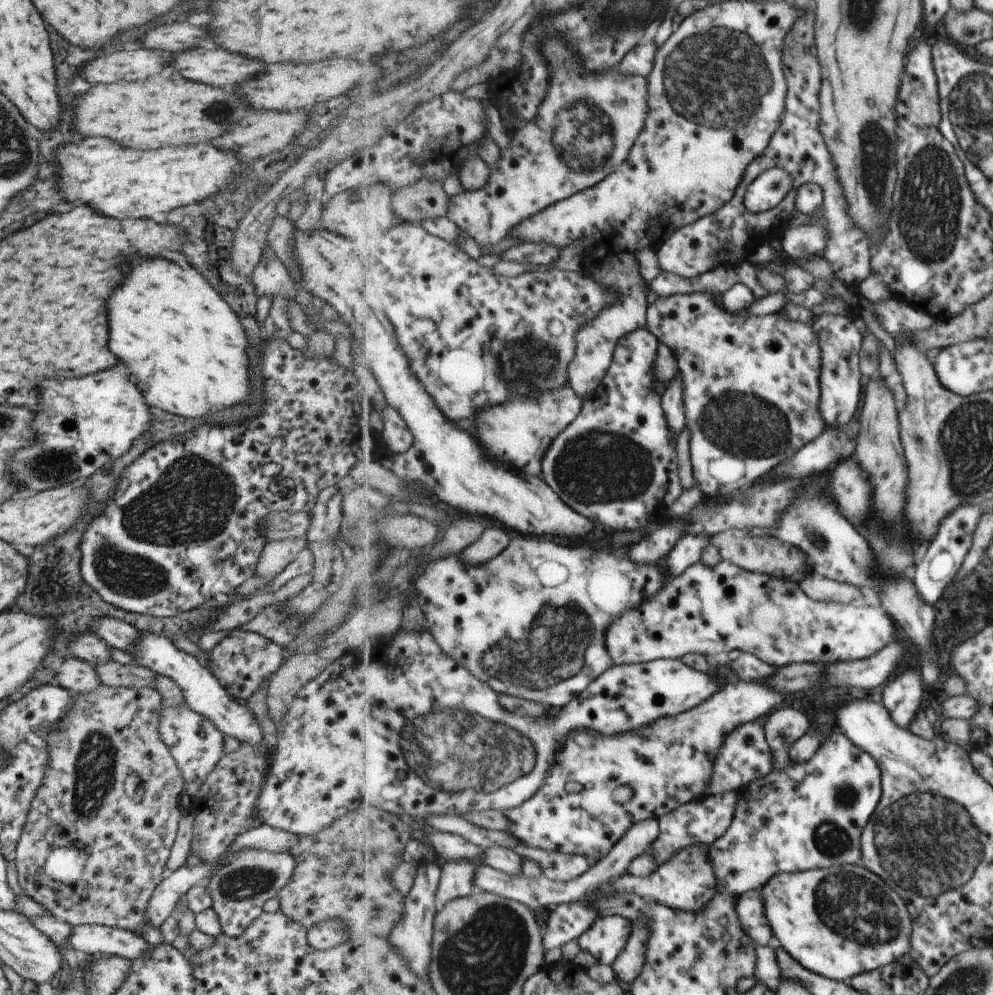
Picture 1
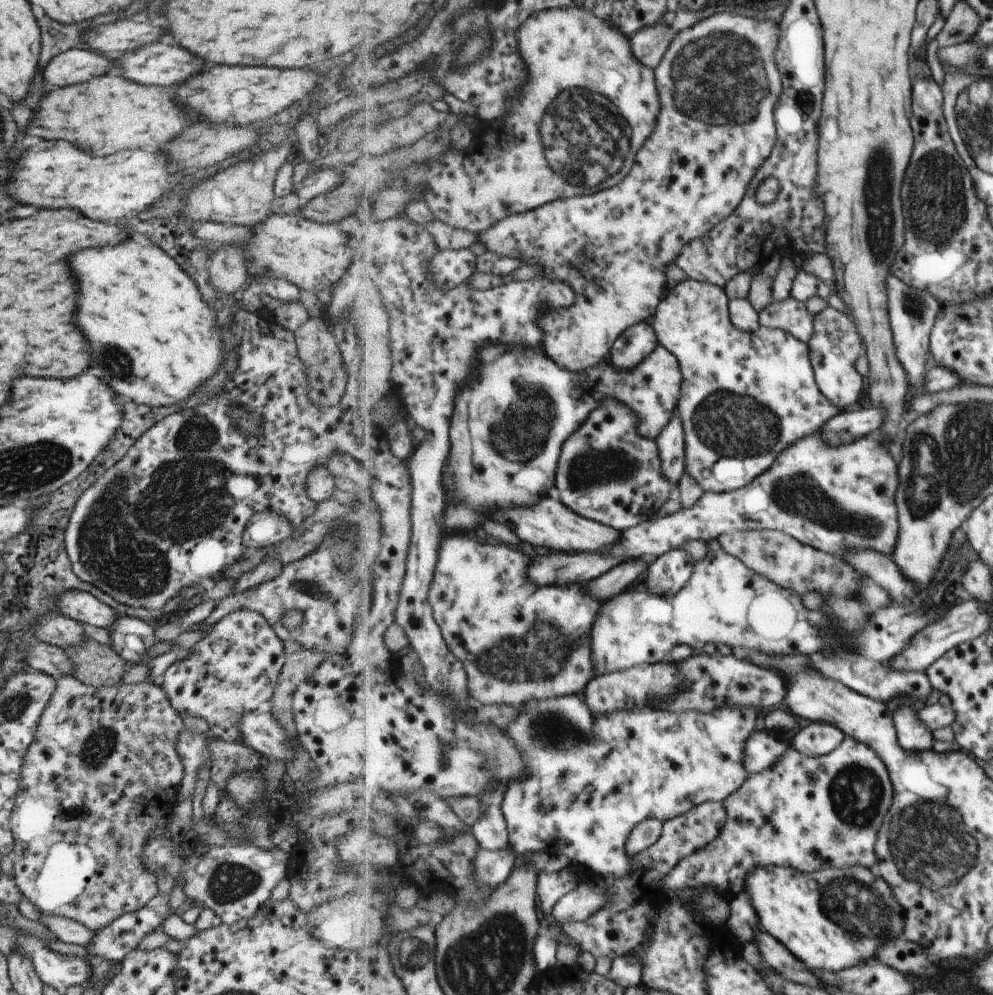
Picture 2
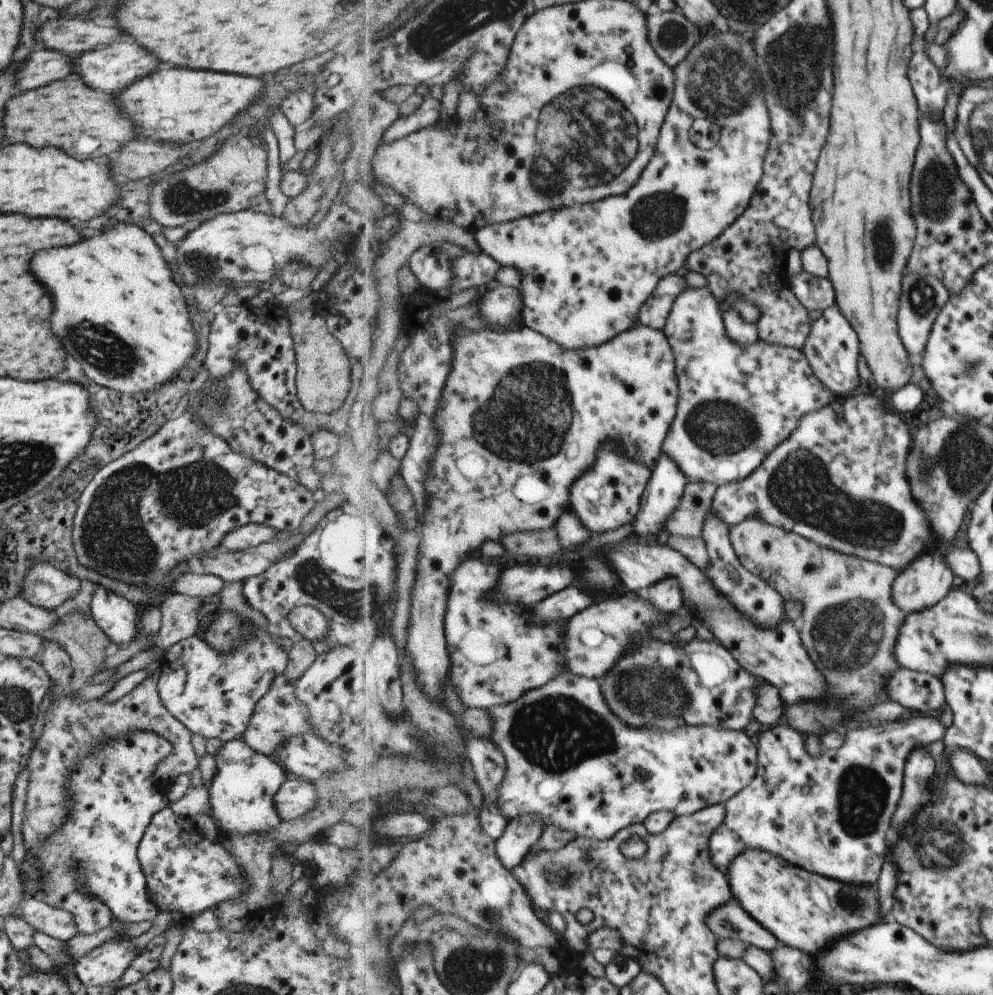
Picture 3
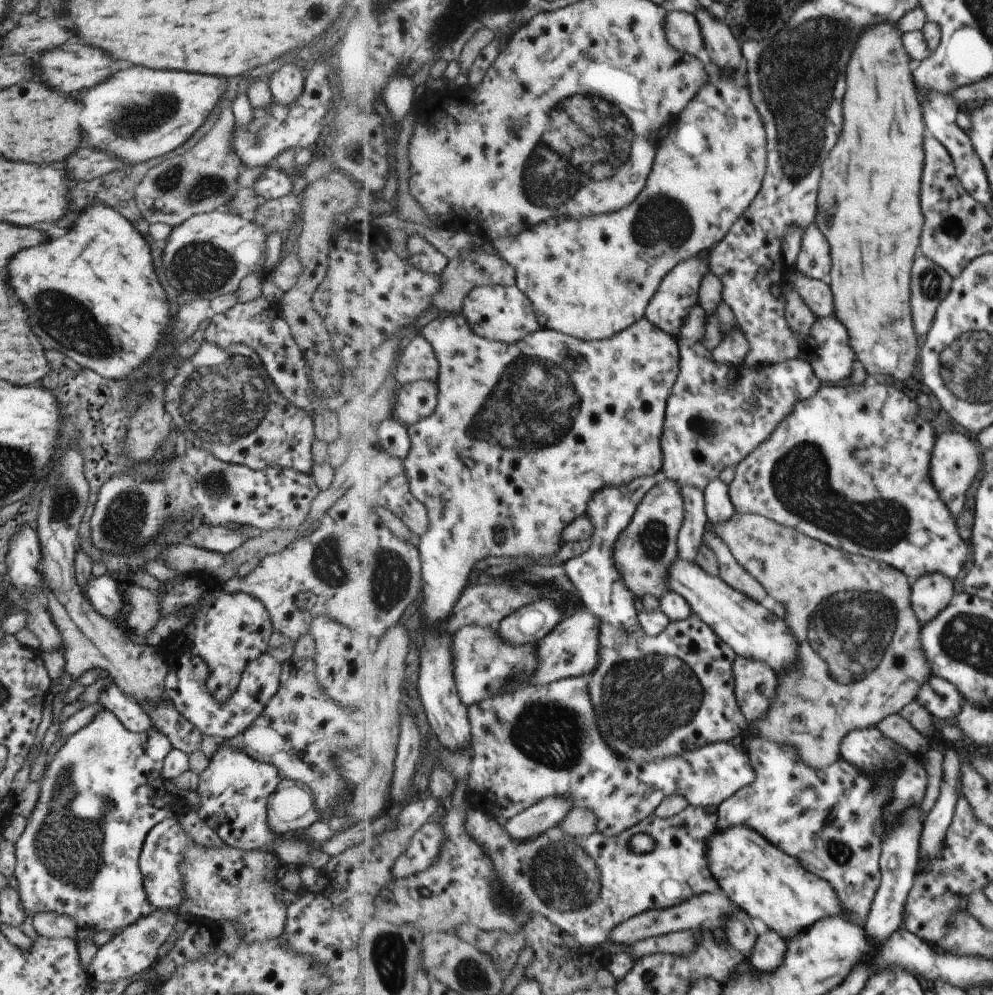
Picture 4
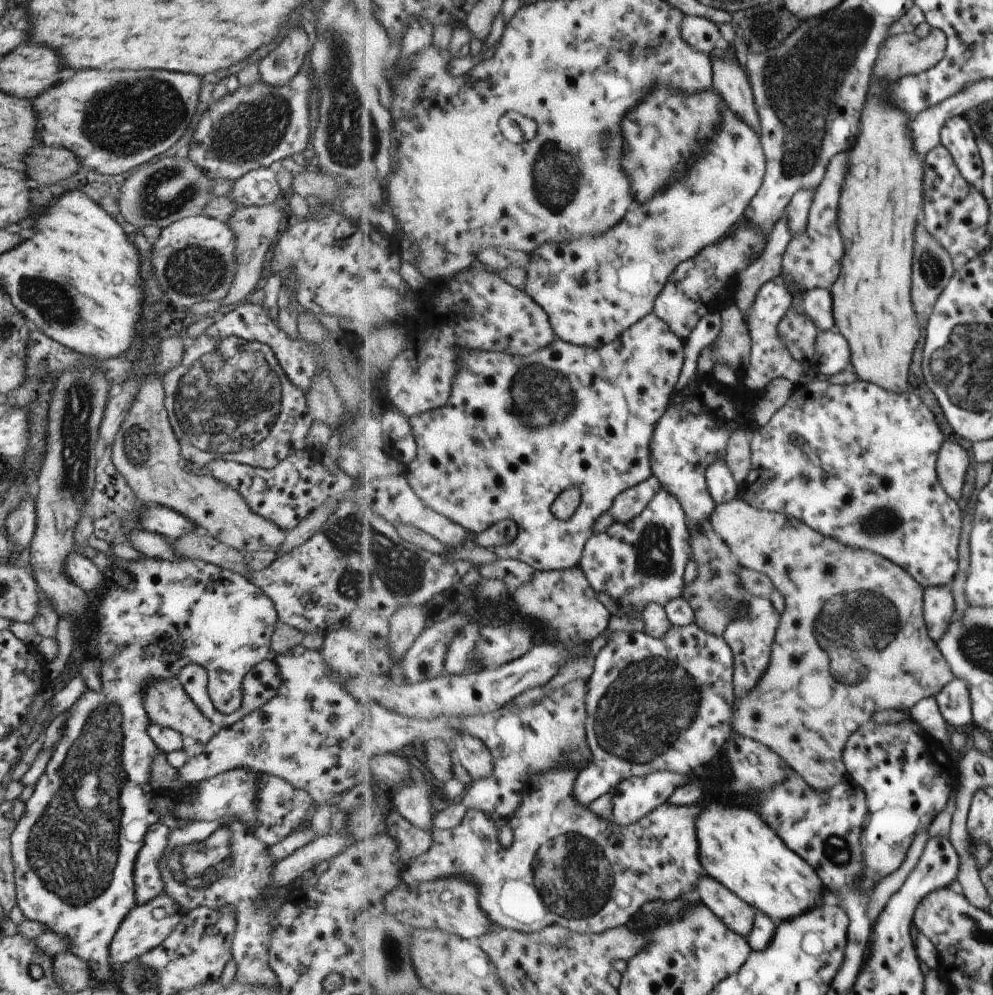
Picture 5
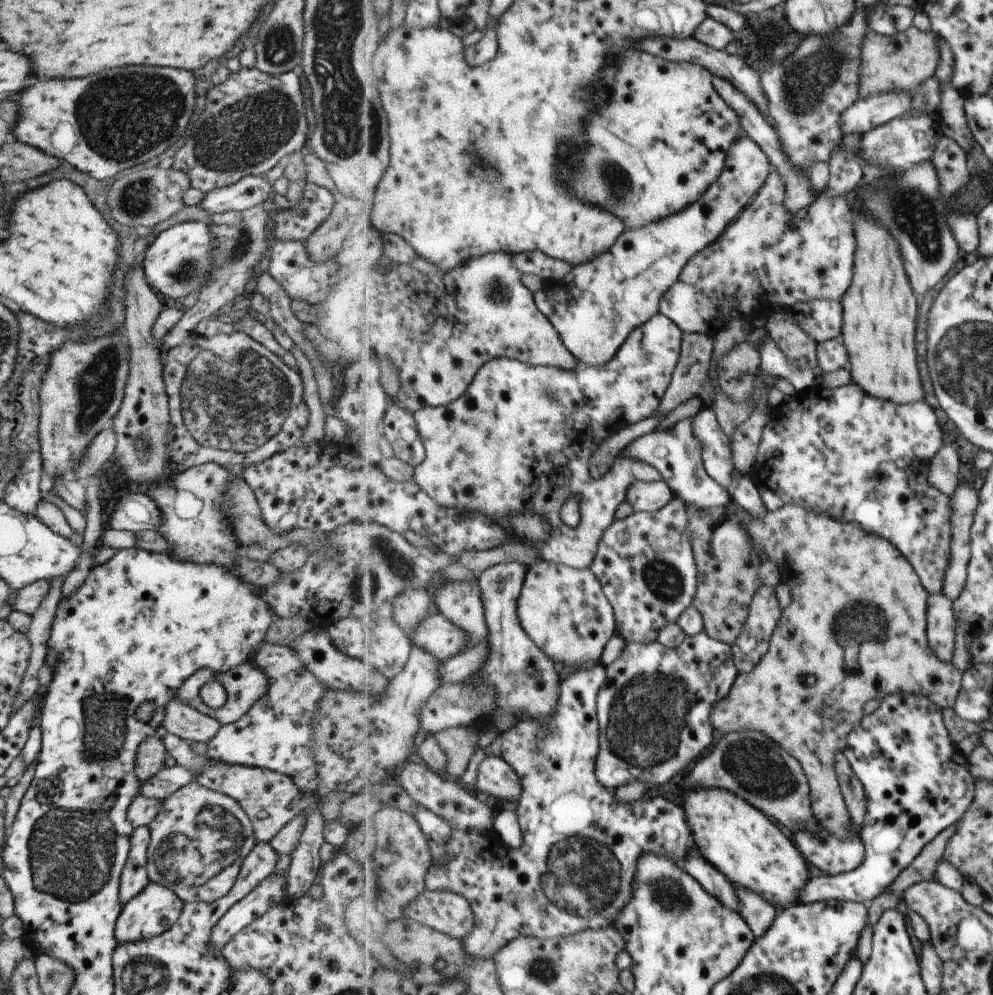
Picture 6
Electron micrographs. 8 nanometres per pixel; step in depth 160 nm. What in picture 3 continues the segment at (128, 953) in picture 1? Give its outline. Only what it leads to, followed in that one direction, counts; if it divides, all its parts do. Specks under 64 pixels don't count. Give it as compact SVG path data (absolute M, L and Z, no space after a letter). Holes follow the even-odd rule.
M24 894L19 899L18 910L20 916L33 930L56 938L61 942L77 933L69 912L47 904L41 898Z

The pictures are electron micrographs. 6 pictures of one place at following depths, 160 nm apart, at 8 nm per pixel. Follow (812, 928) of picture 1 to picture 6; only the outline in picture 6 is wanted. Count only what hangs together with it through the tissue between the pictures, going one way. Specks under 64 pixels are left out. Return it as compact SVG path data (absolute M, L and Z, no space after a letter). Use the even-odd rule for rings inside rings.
M684 786L683 798L678 802L684 808L693 838L695 838L697 850L709 860L723 876L729 881L751 888L753 892L761 894L768 902L775 906L785 904L797 904L800 902L800 894L810 880L809 866L806 859L796 846L792 836L775 821L771 820L767 813L761 812L752 806L747 800L719 788L707 788L707 790L695 790Z

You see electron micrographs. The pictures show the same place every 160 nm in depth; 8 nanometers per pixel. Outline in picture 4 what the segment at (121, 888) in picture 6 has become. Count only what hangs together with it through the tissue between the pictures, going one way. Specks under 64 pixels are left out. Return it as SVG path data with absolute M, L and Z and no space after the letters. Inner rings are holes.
M170 817L153 825L142 842L138 869L142 876L142 885L146 899L153 909L175 911L184 899L180 877L180 860L184 859L184 848L191 843L185 833L185 827L177 817Z

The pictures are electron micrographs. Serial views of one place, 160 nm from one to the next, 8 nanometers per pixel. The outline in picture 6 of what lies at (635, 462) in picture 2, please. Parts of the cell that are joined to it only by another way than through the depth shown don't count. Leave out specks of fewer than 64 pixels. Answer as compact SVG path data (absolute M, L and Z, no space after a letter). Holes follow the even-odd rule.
M665 481L635 482L628 491L627 503L633 504L635 512L656 512L675 498L673 490ZM705 632L687 636L677 648L663 646L658 641L627 643L623 656L607 665L608 680L605 680L604 689L597 694L597 716L600 721L597 780L609 790L616 790L633 782L645 782L656 788L671 782L671 778L675 778L679 772L687 776L694 768L691 764L709 754L719 735L711 721L711 714L715 704L731 694L739 676L732 650L731 645L711 638Z

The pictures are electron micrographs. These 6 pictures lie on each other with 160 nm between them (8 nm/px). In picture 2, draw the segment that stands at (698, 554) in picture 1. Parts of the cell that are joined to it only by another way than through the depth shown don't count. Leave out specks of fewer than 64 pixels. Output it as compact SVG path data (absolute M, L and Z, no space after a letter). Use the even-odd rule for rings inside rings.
M684 548L670 550L651 561L645 587L657 595L676 595L689 582L695 565Z

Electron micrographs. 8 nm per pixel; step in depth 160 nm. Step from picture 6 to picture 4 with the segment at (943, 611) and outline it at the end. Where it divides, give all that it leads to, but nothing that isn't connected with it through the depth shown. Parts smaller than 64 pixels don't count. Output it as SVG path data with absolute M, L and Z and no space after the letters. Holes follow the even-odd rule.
M941 573L923 575L912 585L912 605L922 626L932 623L955 596L953 579Z

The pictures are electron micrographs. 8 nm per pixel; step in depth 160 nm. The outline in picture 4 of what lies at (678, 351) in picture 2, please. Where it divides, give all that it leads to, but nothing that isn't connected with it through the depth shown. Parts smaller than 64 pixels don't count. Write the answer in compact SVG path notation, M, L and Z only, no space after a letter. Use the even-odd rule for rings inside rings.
M700 304L697 305L686 319L682 332L677 336L681 353L680 378L668 400L667 419L662 439L664 452L662 476L680 485L686 508L684 527L678 540L679 558L690 563L696 563L700 546L703 544L703 536L710 525L705 502L708 483L716 479L727 466L735 464L737 468L738 464L743 459L747 459L761 443L771 438L776 428L795 411L797 403L813 398L821 388L820 377L816 375L813 365L803 357L777 365L766 365L759 369L749 367L745 363L739 365L738 371L735 370L737 367L735 365L719 365L713 360L712 350L707 350L703 344L706 317L706 310Z

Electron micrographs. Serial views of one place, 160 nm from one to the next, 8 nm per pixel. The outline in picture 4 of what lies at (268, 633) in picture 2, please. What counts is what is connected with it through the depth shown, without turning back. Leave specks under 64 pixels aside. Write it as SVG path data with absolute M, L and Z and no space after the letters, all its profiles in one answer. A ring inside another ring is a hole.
M261 653L250 660L241 673L239 684L228 701L218 703L205 687L207 666L198 656L183 654L177 664L169 666L164 680L164 696L171 706L190 722L201 735L212 736L226 742L244 731L261 714L265 703L277 692L280 680L280 663L269 654Z

